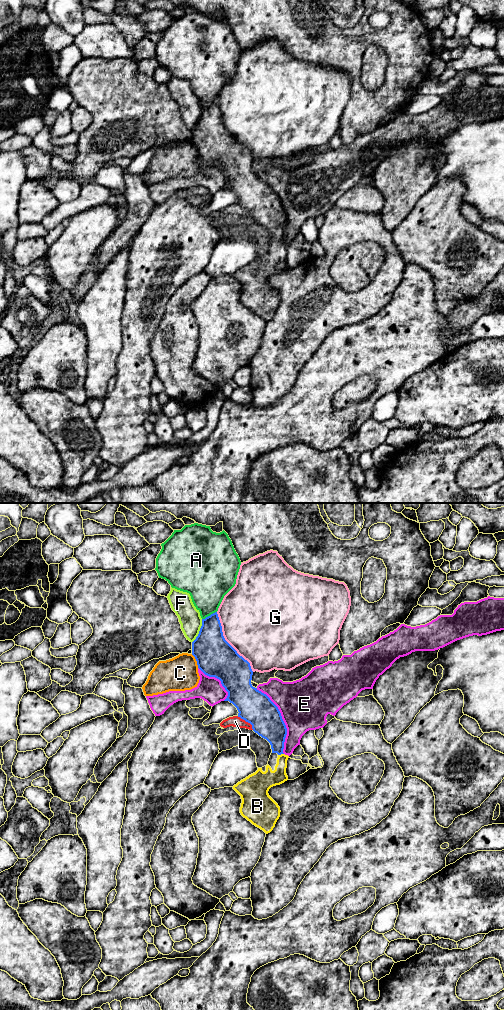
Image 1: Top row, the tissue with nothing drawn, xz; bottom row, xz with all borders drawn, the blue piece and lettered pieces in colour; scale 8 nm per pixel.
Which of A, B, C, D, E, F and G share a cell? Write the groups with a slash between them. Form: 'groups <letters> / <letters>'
groups A / B / C / D / E / F / G

